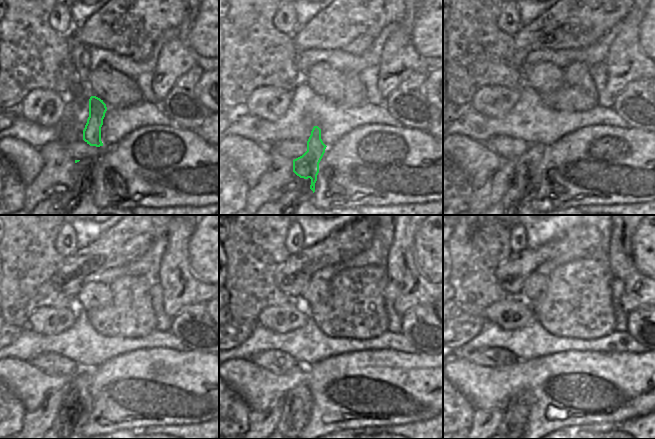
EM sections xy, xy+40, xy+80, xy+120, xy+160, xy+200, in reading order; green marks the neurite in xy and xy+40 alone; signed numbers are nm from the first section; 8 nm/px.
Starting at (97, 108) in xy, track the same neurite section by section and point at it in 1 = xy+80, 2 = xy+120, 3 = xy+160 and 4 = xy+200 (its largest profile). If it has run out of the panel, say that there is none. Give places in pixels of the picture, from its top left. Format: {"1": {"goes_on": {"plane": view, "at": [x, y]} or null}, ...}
{"1": {"goes_on": {"plane": "xy+80", "at": [527, 164]}}, "2": {"goes_on": {"plane": "xy+120", "at": [79, 389]}}, "3": {"goes_on": {"plane": "xy+160", "at": [299, 400]}}, "4": {"goes_on": {"plane": "xy+200", "at": [515, 418]}}}

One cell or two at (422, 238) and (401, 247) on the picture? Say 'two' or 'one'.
two

